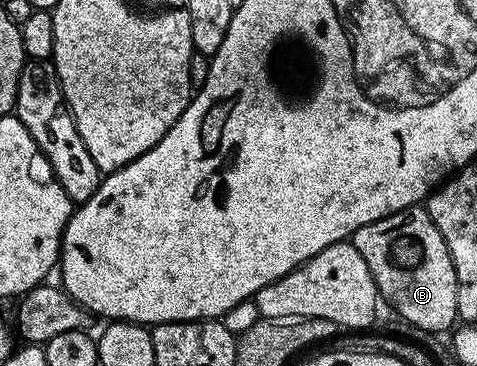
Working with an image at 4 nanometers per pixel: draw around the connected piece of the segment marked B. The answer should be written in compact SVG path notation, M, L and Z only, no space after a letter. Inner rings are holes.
M424 206L408 207L371 225L363 225L351 241L355 249L363 253L363 261L367 261L367 269L371 269L380 298L389 302L410 328L444 333L458 322L455 265L441 230L431 221Z

